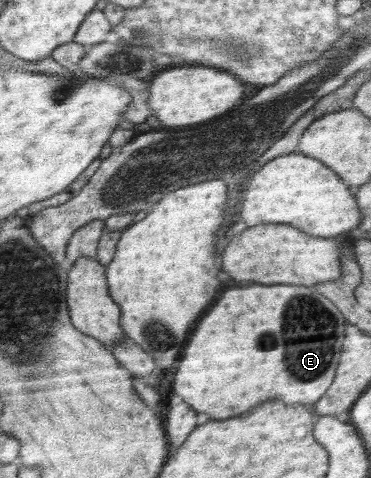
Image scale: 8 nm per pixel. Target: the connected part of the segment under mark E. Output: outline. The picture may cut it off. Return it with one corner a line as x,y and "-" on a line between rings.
249,285
249,287
235,287
221,293
221,299
211,307
211,311
201,319
195,333
189,339
189,347
185,347
185,355
181,357
173,381
173,391
179,395
185,403
191,405
199,413
207,413
211,419
229,419
237,417
245,411
251,411
253,407
269,401
269,399
283,399
289,405
303,403
316,404
323,394
329,389
335,379
341,350
344,346
344,331
347,329
347,321
337,306
324,295
321,295
315,286
301,287
301,285

